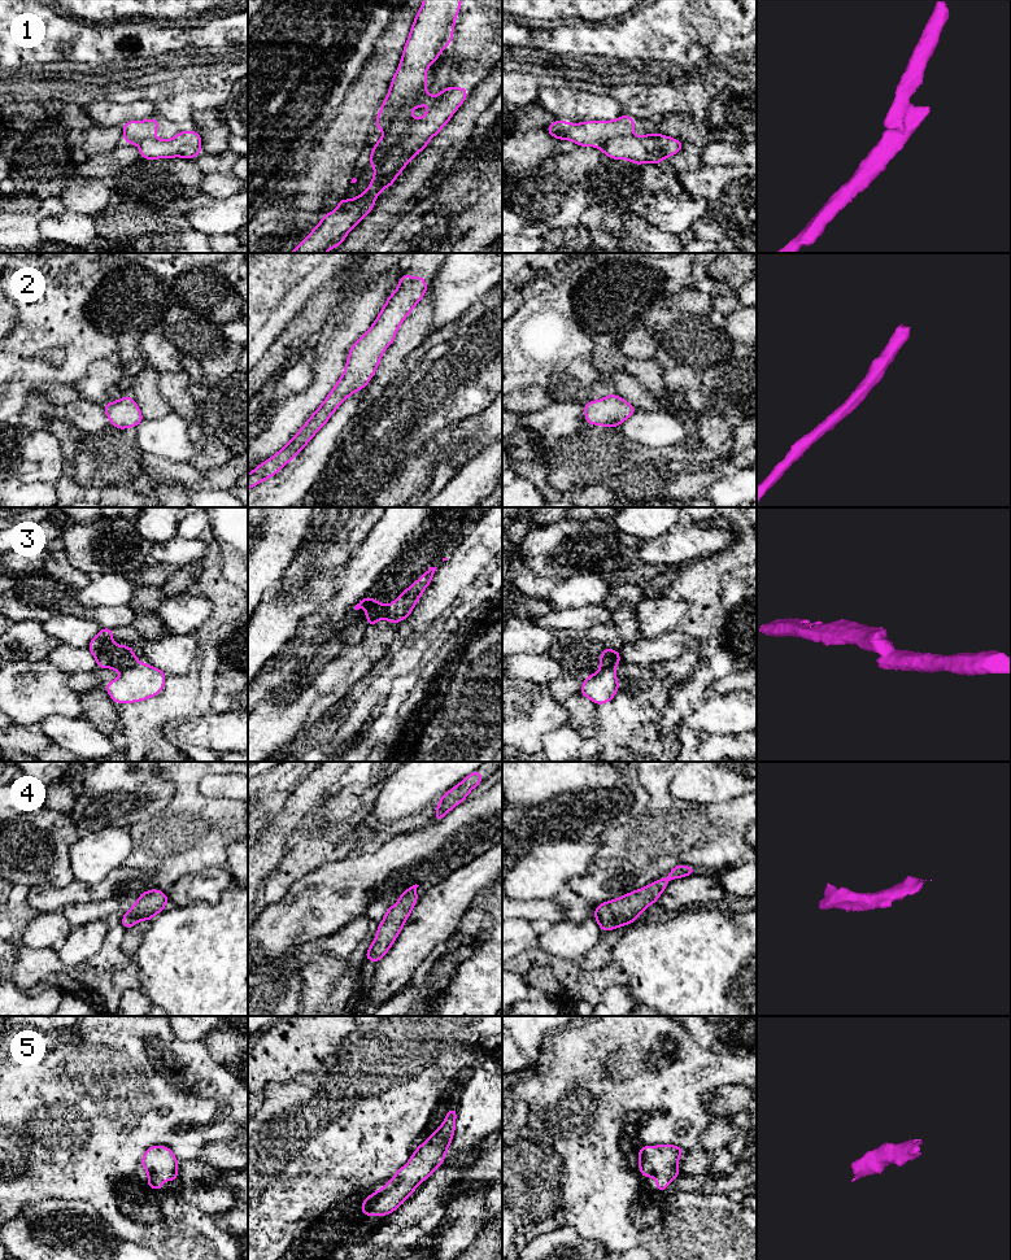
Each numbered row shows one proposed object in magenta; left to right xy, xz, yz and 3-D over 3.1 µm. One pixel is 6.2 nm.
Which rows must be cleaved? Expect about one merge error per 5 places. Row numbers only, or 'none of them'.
1, 3

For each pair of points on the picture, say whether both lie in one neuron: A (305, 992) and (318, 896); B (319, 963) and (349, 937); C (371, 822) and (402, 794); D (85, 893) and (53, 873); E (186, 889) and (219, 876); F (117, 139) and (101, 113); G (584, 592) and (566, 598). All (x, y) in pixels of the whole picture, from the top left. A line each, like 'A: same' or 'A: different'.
A: different
B: same
C: different
D: different
E: same
F: different
G: same

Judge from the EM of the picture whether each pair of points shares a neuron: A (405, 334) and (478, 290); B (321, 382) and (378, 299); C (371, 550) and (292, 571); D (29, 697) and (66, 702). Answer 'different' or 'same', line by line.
A: different
B: same
C: different
D: same

